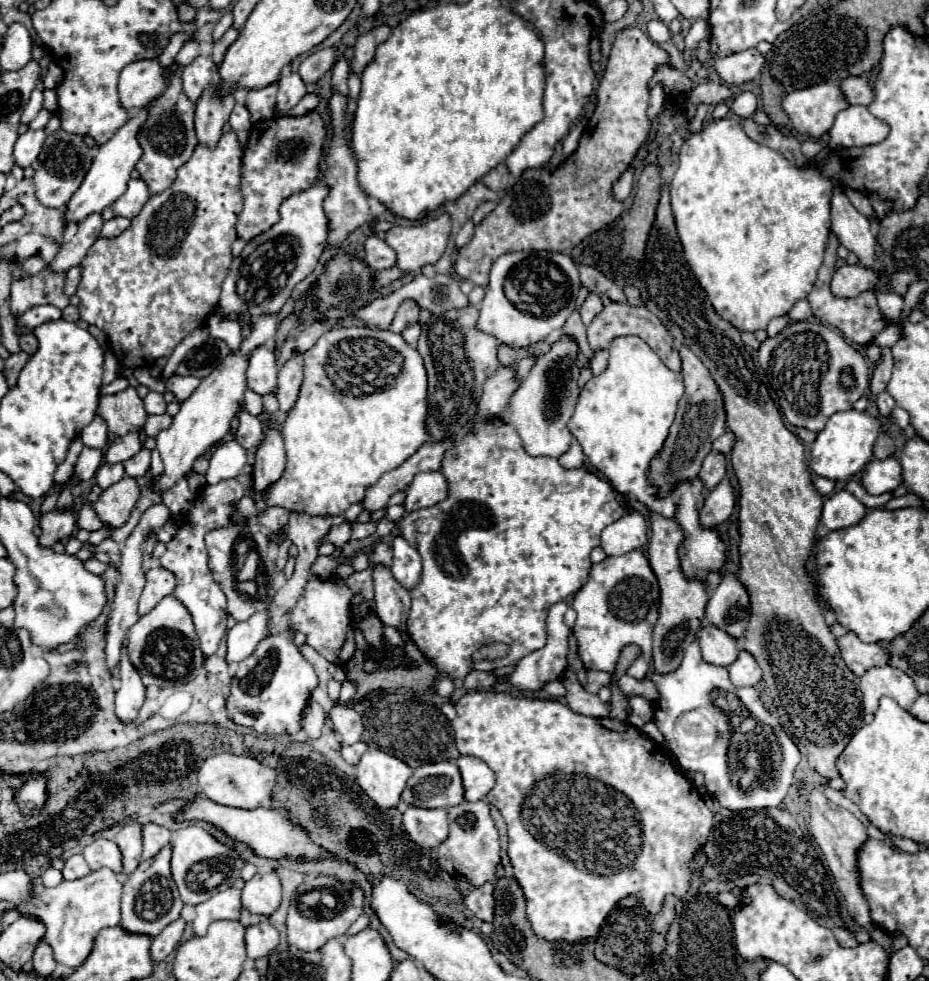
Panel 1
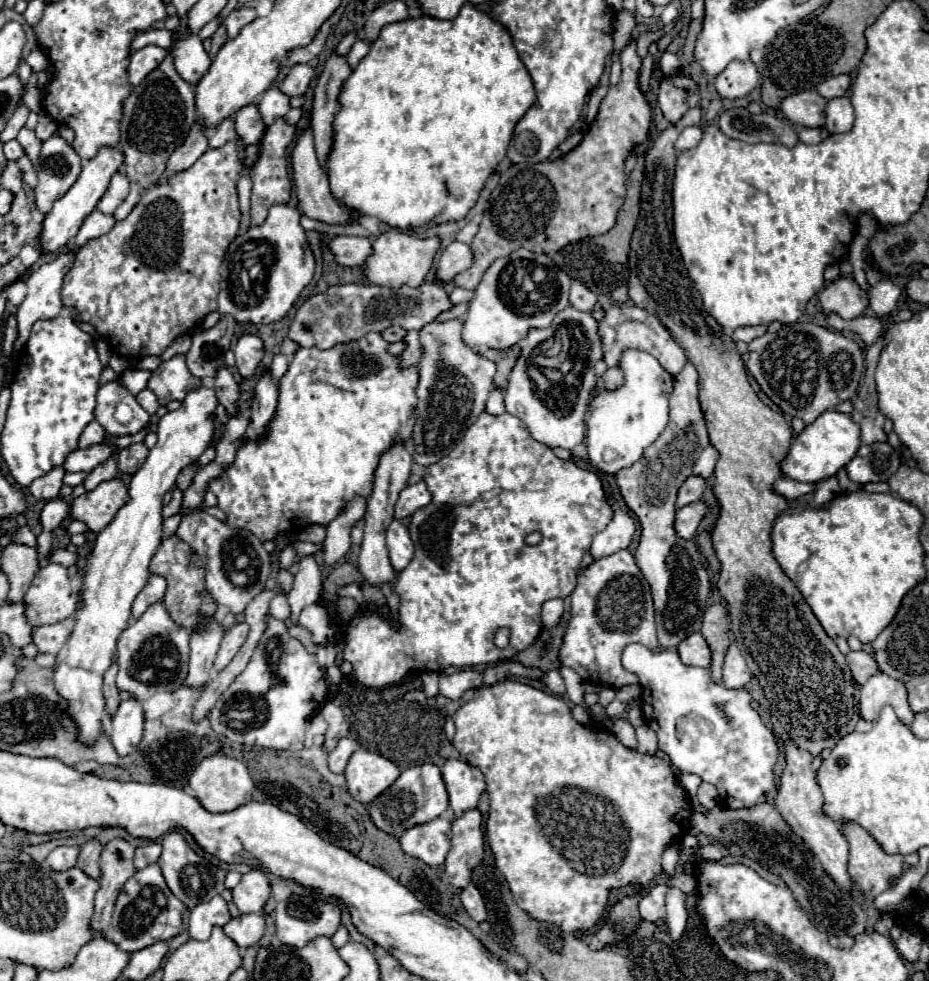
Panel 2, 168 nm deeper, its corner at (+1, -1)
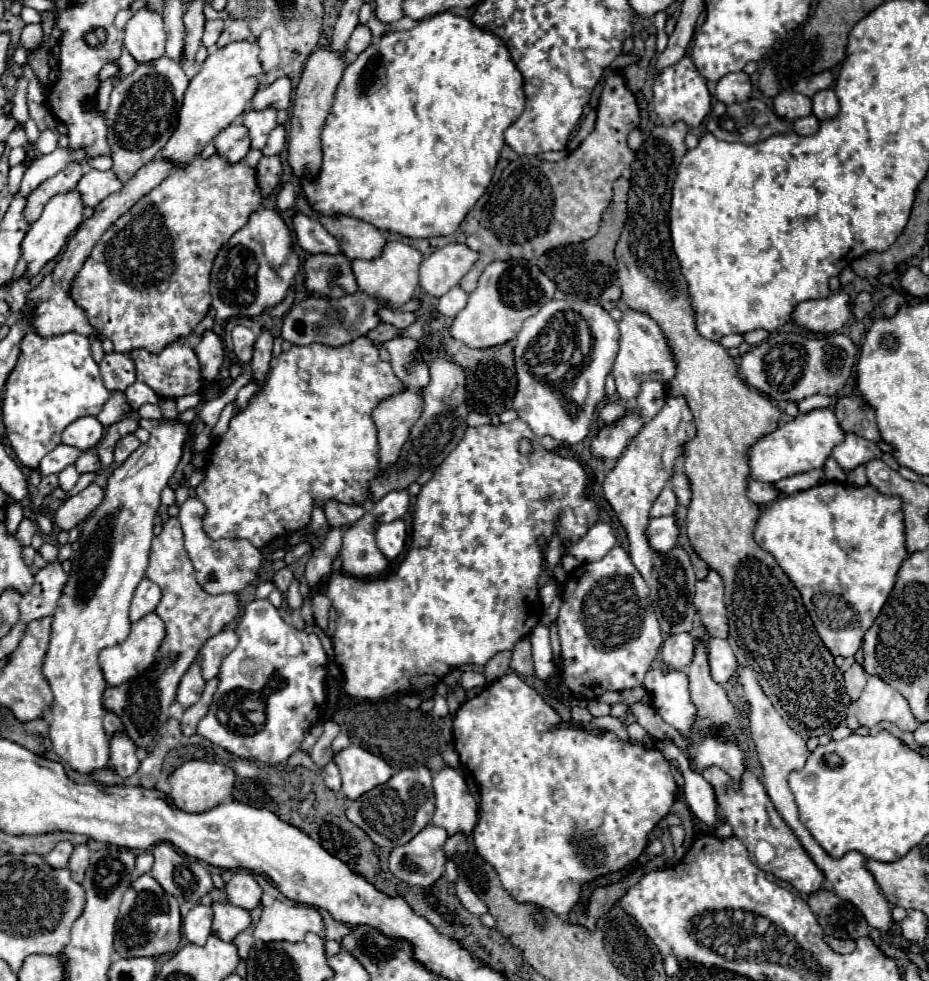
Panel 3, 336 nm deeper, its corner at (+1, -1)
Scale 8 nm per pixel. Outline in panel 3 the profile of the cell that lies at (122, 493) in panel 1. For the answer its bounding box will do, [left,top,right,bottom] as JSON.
[53,483,103,531]

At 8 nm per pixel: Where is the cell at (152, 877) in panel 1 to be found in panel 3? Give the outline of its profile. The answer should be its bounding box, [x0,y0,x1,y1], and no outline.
[115,875,181,957]

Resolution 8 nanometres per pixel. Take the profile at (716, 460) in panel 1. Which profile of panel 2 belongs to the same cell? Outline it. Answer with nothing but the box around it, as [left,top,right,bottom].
[677,475,707,507]

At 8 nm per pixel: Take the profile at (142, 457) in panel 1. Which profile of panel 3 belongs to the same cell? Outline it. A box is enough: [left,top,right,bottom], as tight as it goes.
[113,433,141,463]

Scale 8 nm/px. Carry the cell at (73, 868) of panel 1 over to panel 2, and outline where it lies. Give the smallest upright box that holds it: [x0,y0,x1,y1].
[47,847,79,871]

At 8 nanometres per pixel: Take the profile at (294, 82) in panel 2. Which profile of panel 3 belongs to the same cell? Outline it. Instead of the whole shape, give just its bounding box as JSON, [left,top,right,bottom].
[251,77,291,111]

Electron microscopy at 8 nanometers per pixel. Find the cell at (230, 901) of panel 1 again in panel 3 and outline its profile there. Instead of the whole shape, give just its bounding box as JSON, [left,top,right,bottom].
[183,905,213,945]

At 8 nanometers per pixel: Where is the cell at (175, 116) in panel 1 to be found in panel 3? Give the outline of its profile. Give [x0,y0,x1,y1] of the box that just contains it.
[105,57,189,183]

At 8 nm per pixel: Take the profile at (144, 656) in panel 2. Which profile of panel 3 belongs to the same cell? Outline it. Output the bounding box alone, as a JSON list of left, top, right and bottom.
[99,613,165,685]

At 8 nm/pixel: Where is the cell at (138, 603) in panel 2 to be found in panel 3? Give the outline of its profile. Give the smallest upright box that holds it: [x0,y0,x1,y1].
[129,579,161,621]

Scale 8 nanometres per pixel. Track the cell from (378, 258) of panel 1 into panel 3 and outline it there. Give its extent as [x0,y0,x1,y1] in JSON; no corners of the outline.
[293,213,339,253]

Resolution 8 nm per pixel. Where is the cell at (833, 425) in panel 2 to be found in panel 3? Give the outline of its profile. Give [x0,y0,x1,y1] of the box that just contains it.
[747,409,843,483]

